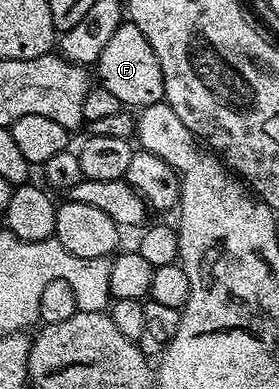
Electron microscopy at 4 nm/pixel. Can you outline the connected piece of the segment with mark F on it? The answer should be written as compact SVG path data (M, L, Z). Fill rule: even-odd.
M130 22L121 23L119 29L110 36L110 41L102 49L94 71L100 74L99 86L110 89L114 97L118 97L121 108L143 109L161 102L164 98L164 82L162 81L162 65L158 65L158 57L154 57L154 49L150 49L150 41L142 37L142 29Z

